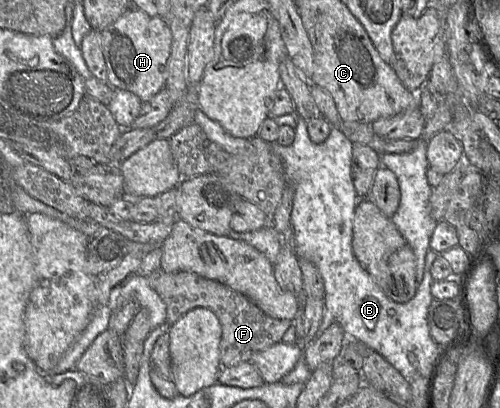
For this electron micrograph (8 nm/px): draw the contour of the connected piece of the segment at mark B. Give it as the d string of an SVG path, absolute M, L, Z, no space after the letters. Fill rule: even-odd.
M297 116L293 143L290 146L281 146L277 142L269 144L282 162L285 185L293 189L291 224L295 234L295 254L298 258L308 260L316 266L324 284L323 317L314 339L320 337L332 323L338 323L347 337L357 339L381 354L409 383L414 379L427 378L441 347L432 339L428 324L428 309L434 300L431 294L434 279L430 270L440 253L428 250L423 279L418 285L415 296L406 303L394 302L385 295L353 254L353 219L359 199L351 174L353 143L338 128L332 127L327 139L315 144L309 138L307 122Z

